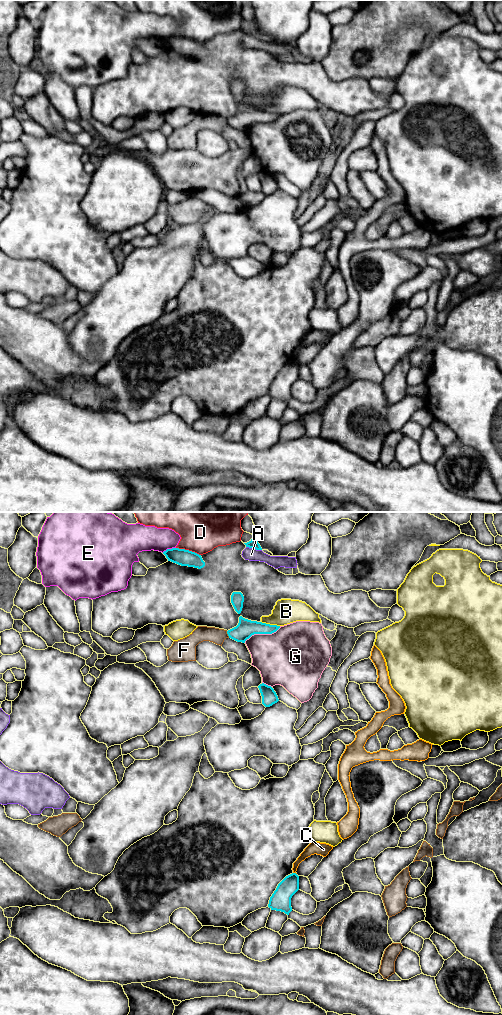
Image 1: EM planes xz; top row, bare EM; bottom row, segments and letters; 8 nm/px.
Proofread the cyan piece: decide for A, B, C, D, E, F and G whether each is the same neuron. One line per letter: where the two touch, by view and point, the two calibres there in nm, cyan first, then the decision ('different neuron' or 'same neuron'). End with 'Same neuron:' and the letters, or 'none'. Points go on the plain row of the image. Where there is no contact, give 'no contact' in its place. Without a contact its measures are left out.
A: xz (254, 36) | 70/110 nm | different neuron
B: xz (269, 112) | 150/200 nm | different neuron
C: xz (295, 361) | 160/100 nm | different neuron
D: xz (188, 38) | 130/420 nm | different neuron
E: xz (168, 37) | 130/220 nm | different neuron
F: xz (227, 121) | 150/130 nm | different neuron
G: xz (262, 121) | 150/420 nm | different neuron
Same neuron: none

